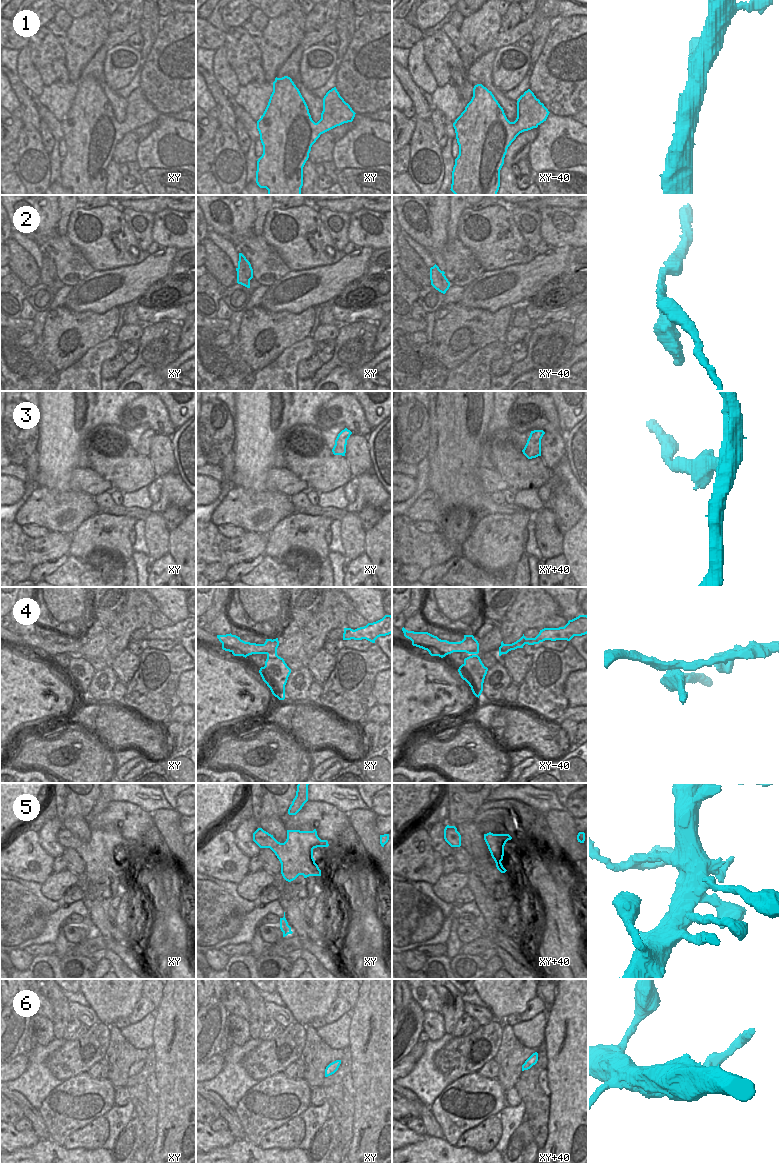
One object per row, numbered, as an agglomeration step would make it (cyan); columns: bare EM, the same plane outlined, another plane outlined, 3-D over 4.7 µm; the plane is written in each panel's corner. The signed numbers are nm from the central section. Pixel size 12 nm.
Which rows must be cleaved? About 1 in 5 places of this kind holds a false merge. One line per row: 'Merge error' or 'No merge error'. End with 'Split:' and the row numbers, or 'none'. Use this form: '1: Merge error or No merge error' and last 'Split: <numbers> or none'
1: No merge error
2: No merge error
3: No merge error
4: Merge error
5: Merge error
6: No merge error
Split: 4, 5

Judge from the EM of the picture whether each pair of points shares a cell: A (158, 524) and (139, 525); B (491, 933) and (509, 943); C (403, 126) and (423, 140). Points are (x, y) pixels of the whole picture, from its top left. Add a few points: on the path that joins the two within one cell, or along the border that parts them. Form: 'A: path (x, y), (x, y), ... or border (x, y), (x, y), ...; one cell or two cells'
A: border (143, 520), (144, 540), (148, 548); two cells
B: path (495, 936), (505, 942); one cell
C: border (414, 119), (414, 130), (408, 143); two cells

